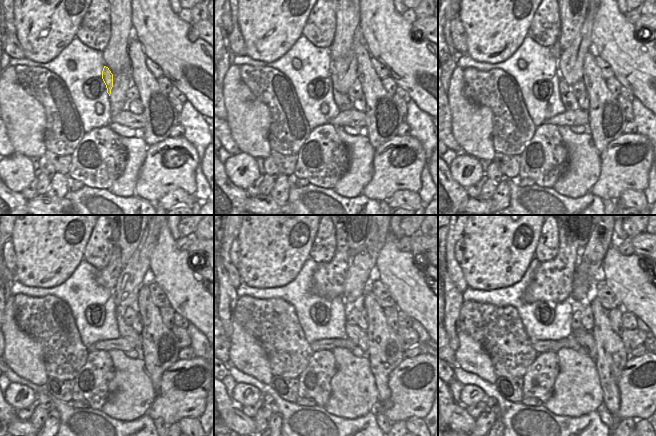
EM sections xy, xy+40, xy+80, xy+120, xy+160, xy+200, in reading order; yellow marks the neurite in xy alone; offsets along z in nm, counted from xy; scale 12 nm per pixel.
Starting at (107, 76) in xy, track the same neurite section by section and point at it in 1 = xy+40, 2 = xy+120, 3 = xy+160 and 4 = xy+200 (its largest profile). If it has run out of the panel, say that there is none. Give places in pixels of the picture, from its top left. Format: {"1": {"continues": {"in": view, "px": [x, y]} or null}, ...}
{"1": {"continues": {"in": "xy+40", "px": [343, 101]}}, "2": {"continues": {"in": "xy+120", "px": [126, 331]}}, "3": {"continues": {"in": "xy+160", "px": [353, 332]}}, "4": {"continues": {"in": "xy+200", "px": [584, 338]}}}

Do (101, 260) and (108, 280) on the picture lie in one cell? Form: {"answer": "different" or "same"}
{"answer": "different"}

